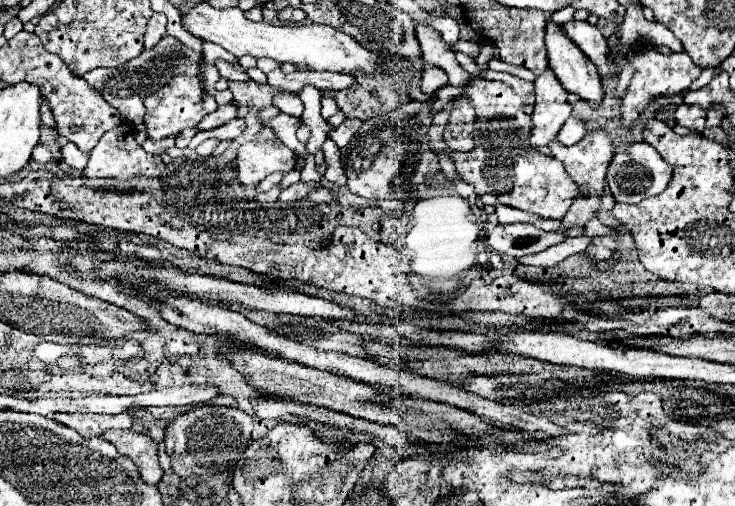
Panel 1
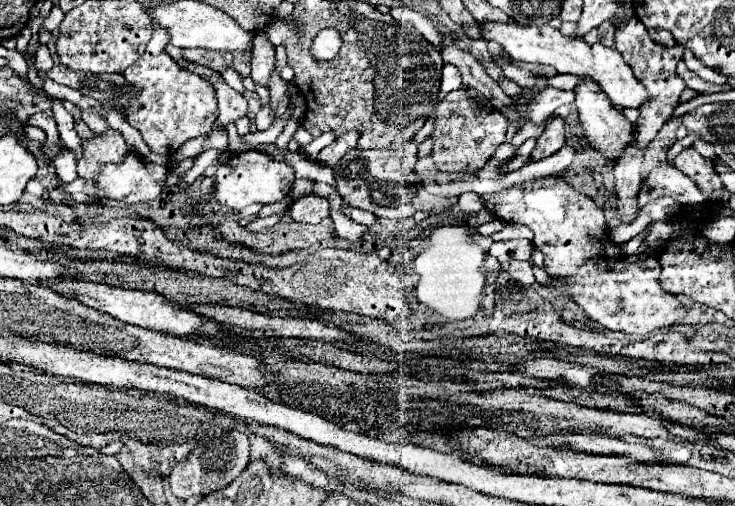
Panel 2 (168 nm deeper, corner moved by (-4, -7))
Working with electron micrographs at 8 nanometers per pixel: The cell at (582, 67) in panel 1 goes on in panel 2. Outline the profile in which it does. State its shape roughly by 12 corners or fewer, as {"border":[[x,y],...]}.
{"border":[[591,79],[573,89],[583,135],[617,159],[631,123]]}

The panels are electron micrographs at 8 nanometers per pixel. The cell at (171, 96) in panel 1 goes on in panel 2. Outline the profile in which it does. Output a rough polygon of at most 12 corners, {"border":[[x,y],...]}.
{"border":[[155,27],[123,75],[139,89],[127,121],[173,155],[217,121],[207,79],[165,53]]}

